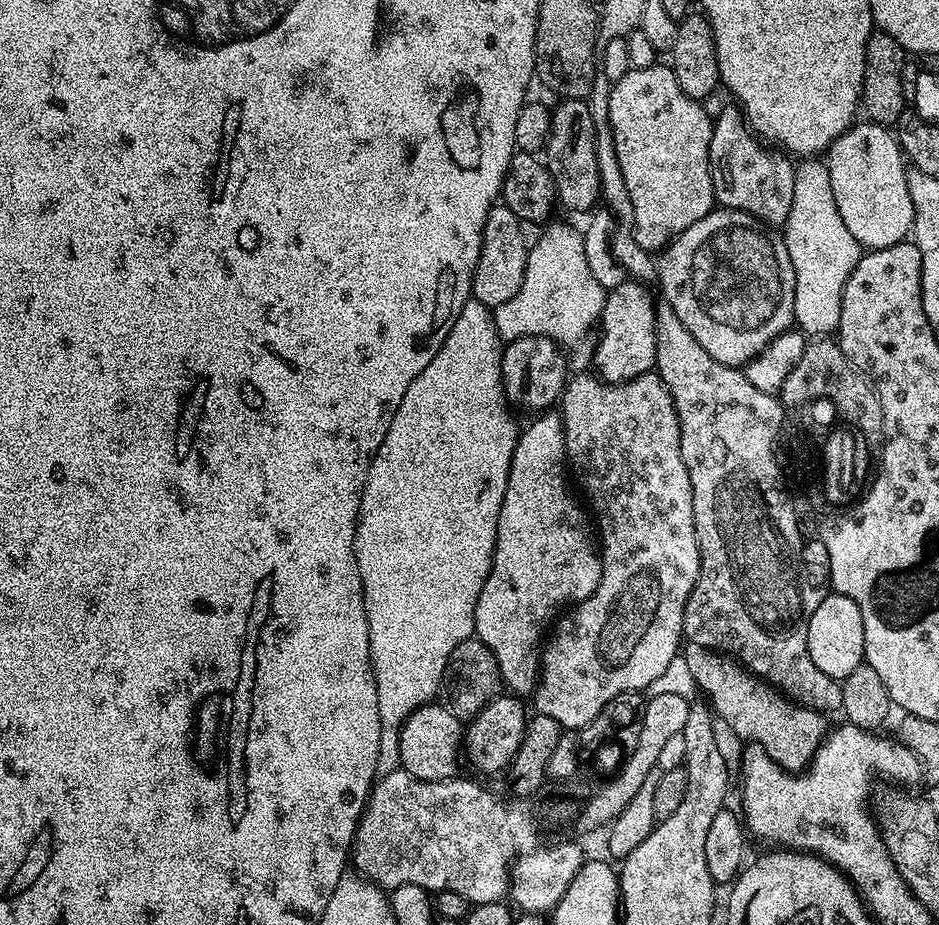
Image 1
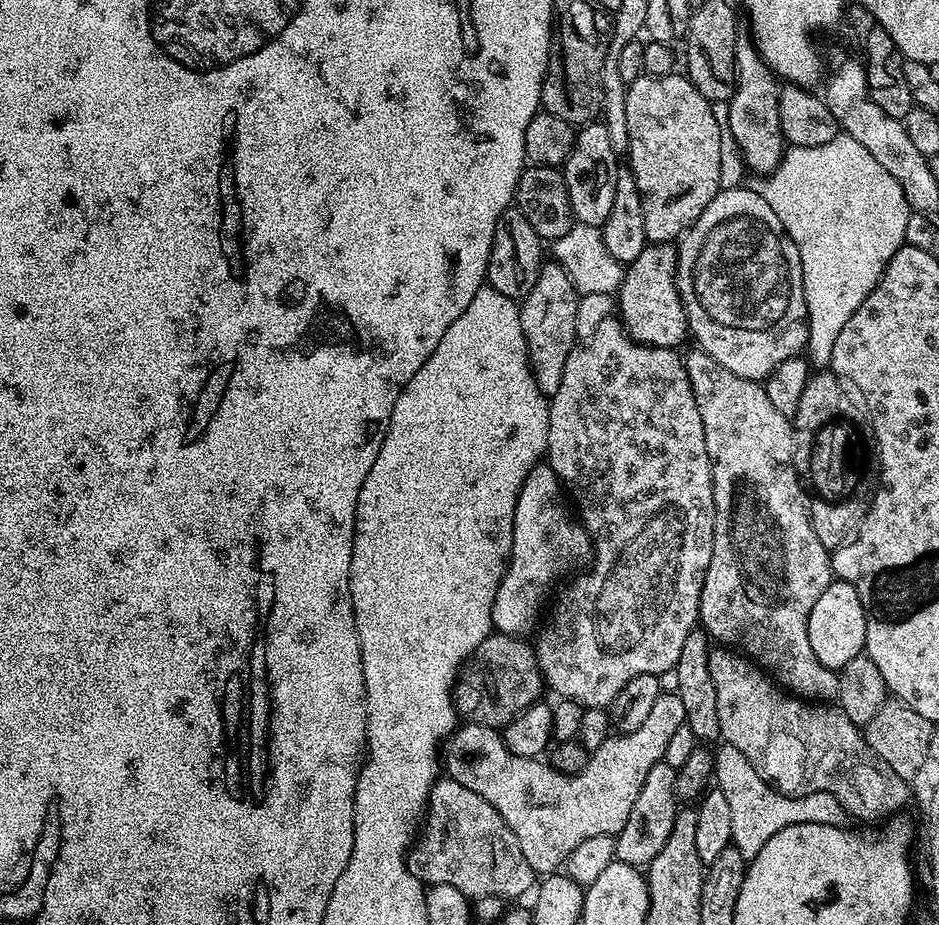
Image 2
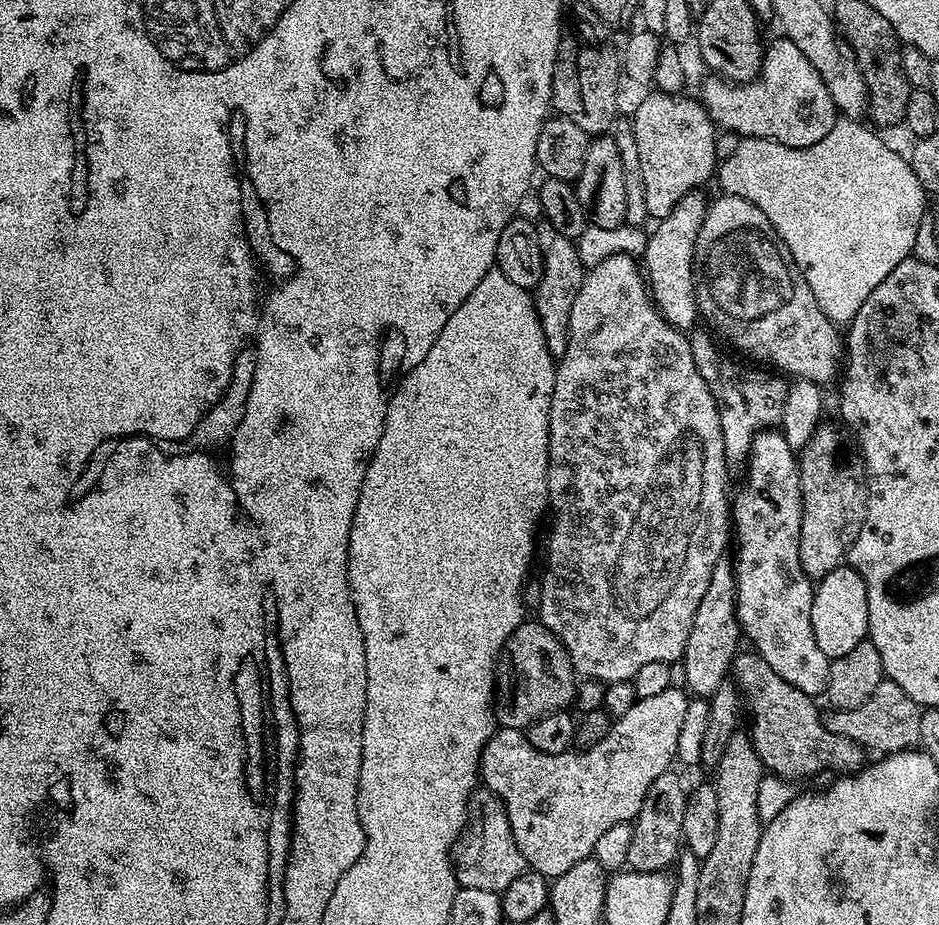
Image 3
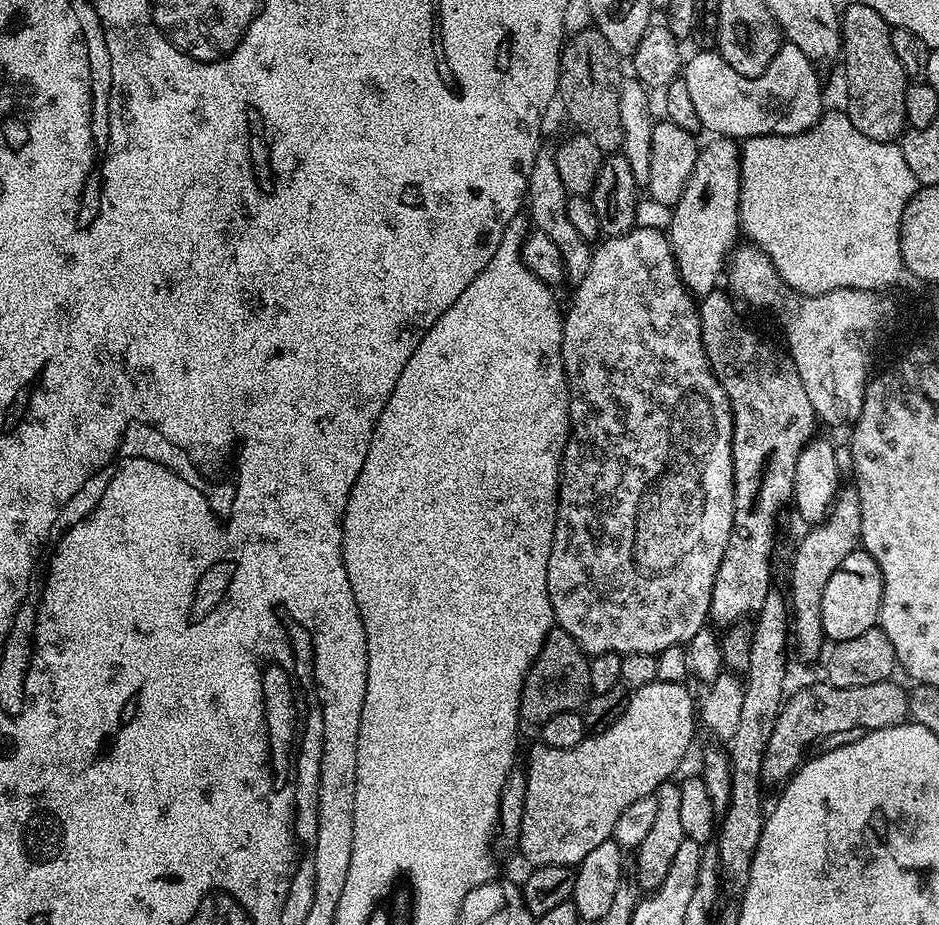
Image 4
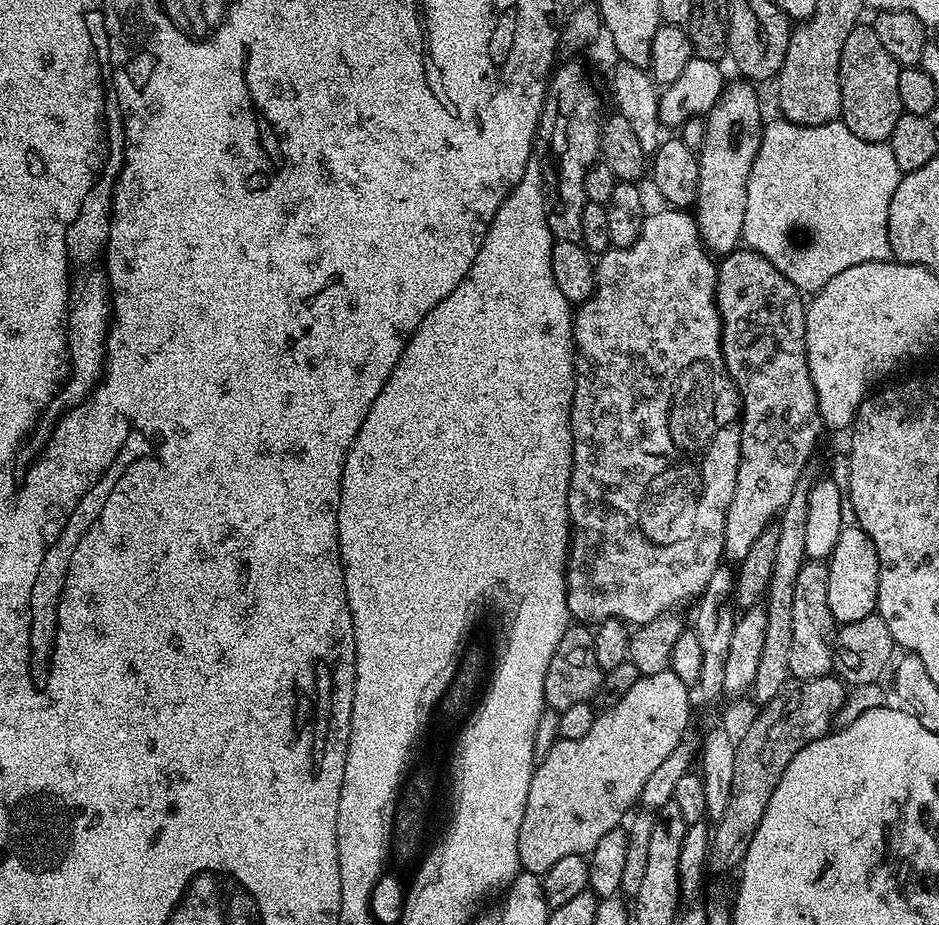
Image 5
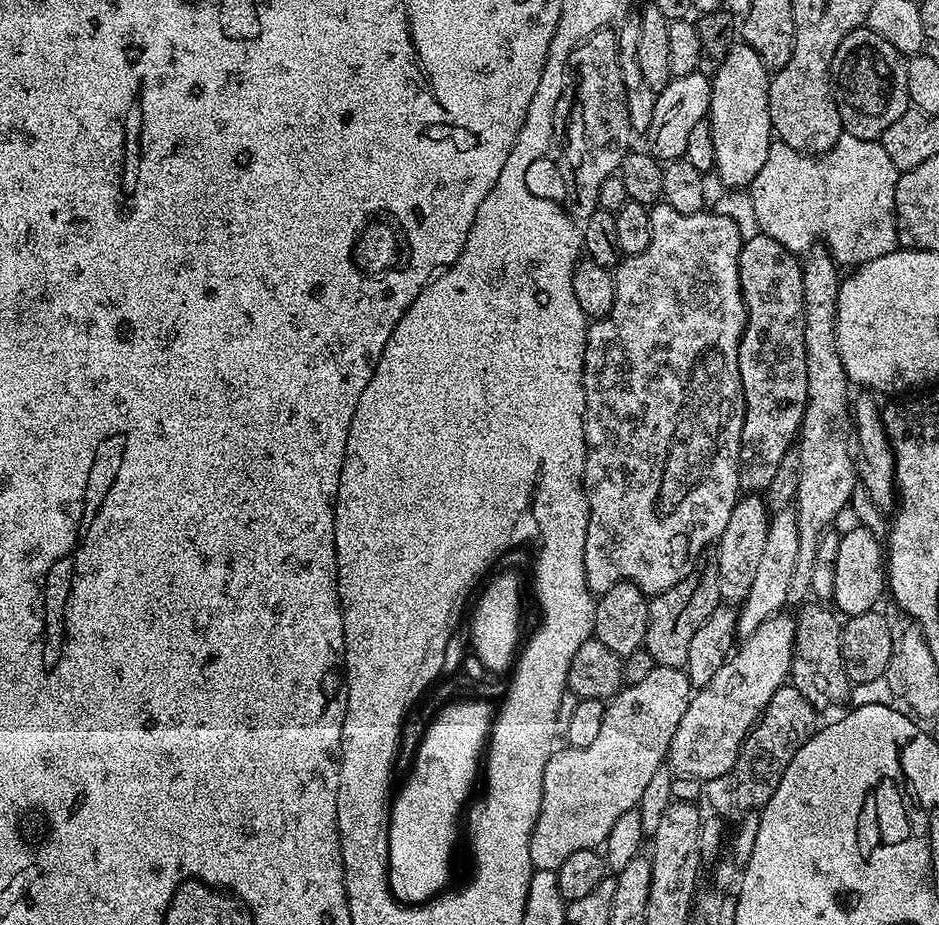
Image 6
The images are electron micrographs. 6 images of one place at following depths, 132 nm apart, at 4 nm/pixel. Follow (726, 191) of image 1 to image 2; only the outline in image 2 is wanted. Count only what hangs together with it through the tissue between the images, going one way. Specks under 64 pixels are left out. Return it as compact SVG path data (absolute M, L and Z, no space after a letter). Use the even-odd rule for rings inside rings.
M740 26L736 29L734 46L736 62L736 89L727 100L728 120L726 116L726 132L736 143L736 148L744 152L744 160L759 174L767 174L780 164L786 151L786 141L782 134L782 118L780 117L780 89L775 72L766 66L762 54L752 37L752 29Z

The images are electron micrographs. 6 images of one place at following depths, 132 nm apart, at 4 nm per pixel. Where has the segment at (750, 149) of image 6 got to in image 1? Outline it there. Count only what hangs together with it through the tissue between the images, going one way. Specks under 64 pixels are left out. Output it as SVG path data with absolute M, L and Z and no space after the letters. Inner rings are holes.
M631 278L624 280L622 286L611 289L604 297L604 309L598 321L600 341L596 344L596 368L600 379L609 383L624 383L653 371L656 366L656 305L657 301L647 292L641 281Z

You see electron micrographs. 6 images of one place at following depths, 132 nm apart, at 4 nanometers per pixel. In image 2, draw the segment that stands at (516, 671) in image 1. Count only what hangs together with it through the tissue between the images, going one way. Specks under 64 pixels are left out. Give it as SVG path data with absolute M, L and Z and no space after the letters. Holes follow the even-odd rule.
M546 462L534 465L530 474L526 474L526 482L514 506L512 552L508 556L508 568L498 586L498 594L494 594L492 607L492 626L495 631L507 636L527 637L527 632L532 627L535 629L541 619L540 607L548 591L567 572L576 574L587 569L592 559L592 540L570 504L568 509L567 503L565 489L552 467Z

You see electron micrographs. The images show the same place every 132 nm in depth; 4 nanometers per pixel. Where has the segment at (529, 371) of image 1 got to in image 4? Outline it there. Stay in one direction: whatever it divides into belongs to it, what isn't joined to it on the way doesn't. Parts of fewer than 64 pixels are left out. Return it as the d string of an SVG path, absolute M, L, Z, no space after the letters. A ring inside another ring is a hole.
M542 150L534 158L534 166L528 175L528 191L526 193L526 212L534 225L535 231L548 235L558 246L564 259L564 275L569 285L575 286L586 278L586 270L590 270L590 258L593 245L574 230L570 218L566 218L566 206L569 194L562 186L562 178L558 178L556 157L551 151Z

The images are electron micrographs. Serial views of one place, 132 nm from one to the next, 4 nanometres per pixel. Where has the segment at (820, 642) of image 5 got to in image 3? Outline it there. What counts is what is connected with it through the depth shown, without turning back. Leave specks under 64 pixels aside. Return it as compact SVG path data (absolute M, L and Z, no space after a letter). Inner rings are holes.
M828 422L820 423L806 446L798 452L804 507L798 556L802 558L802 570L813 582L819 582L823 576L830 574L830 570L845 563L848 547L860 537L864 525L868 489L861 477L865 475L866 469L853 456L840 456L840 436L835 426ZM856 476L860 476L860 480Z

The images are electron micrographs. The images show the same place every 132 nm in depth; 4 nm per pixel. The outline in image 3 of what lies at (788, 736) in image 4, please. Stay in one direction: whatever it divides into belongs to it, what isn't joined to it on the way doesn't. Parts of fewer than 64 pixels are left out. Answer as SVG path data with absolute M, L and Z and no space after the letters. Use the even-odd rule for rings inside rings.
M885 678L874 690L874 694L862 706L854 706L850 710L837 708L829 711L824 716L824 724L834 734L850 738L861 748L871 750L873 748L876 754L891 754L893 752L906 752L915 749L920 744L920 735L922 734L921 707L898 686Z

